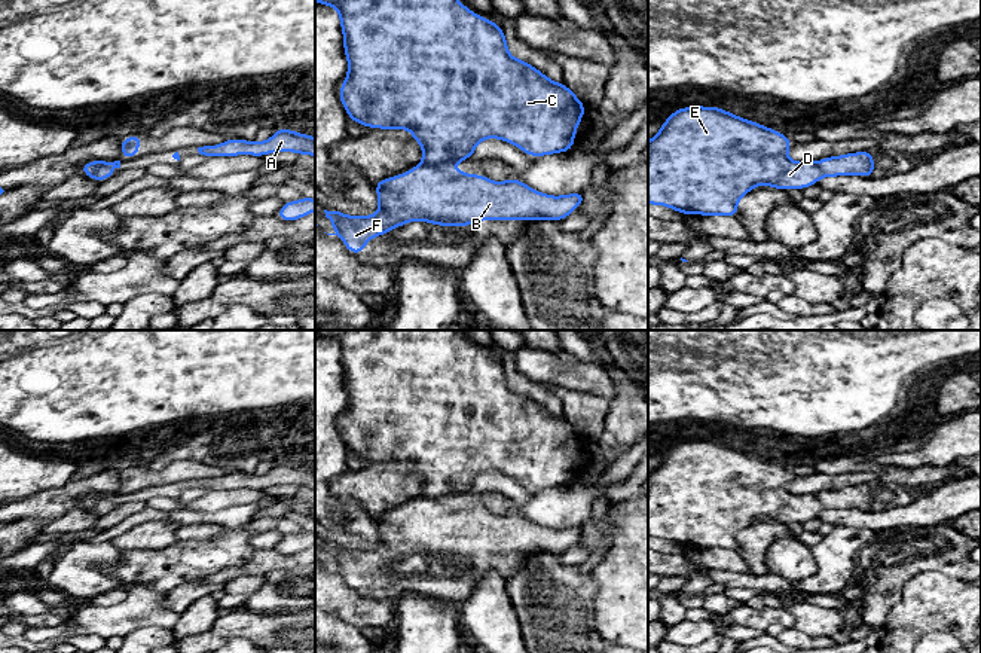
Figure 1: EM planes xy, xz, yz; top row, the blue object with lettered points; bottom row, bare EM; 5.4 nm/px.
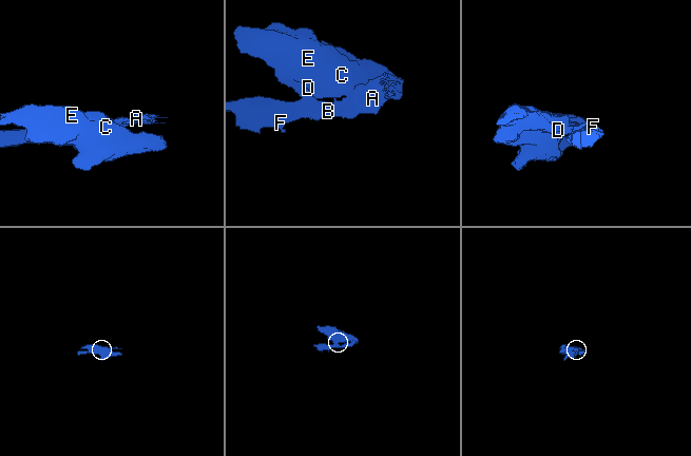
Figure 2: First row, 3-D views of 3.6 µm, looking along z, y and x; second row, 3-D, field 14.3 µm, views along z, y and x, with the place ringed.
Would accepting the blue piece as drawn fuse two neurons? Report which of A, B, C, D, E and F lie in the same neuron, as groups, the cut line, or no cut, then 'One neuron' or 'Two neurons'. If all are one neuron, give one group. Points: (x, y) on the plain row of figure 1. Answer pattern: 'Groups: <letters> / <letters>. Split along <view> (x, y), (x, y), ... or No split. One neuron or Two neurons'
Groups: A B F / C D E. Split along xy (113, 502), (98, 500), (88, 509). Two neurons

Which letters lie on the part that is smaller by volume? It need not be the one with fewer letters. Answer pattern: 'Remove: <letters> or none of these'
Remove: A, B, F

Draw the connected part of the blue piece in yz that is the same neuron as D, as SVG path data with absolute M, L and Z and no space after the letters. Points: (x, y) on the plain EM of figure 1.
M681 440L663 457L648 475L648 537L664 538L684 547L739 549L739 533L760 518L773 522L806 522L818 518L820 507L816 495L795 495L786 489L794 475L774 461L763 460L719 440Z

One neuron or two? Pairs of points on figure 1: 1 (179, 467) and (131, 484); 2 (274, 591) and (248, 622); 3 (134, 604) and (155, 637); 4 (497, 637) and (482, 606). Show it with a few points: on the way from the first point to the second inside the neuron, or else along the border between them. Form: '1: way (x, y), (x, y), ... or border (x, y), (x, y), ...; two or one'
1: way (167, 476), (143, 478); one
2: border (243, 607), (266, 612), (295, 610); two
3: border (171, 628), (141, 626), (124, 637); two
4: way (495, 629), (488, 613); one

